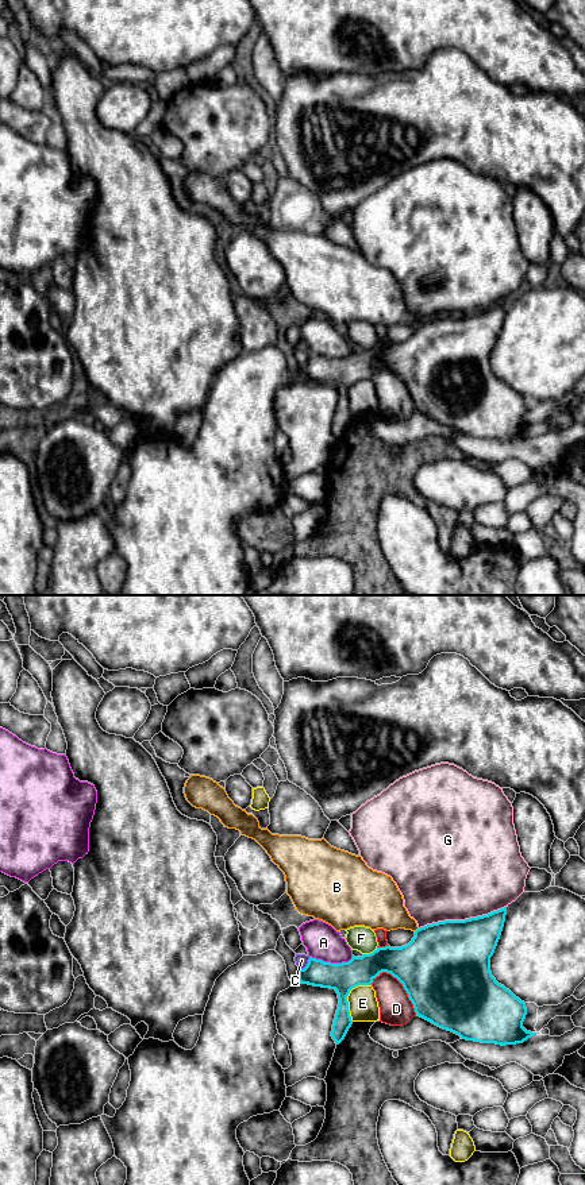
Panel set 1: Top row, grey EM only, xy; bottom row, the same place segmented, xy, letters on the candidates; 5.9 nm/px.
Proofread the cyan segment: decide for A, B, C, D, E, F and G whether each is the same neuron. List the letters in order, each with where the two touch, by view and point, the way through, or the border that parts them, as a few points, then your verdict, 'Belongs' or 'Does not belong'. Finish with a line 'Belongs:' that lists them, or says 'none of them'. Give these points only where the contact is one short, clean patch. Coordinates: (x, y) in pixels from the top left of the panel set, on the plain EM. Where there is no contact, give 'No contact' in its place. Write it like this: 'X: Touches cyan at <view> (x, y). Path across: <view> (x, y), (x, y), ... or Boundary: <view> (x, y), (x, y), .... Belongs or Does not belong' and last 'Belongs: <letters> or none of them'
A: Touches cyan at xy (330, 358). Does not belong
B: Touches cyan at xy (416, 325). Does not belong
C: Touches cyan at xy (307, 361). Boundary: xy (310, 352), (308, 358), (299, 365). Does not belong
D: Touches cyan at xy (401, 378). Does not belong
E: Touches cyan at xy (347, 390). Does not belong
F: Touches cyan at xy (370, 348). Does not belong
G: Touches cyan at xy (462, 316). Does not belong
Belongs: none of them

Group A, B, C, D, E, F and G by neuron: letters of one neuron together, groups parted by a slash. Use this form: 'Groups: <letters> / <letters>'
Groups: A / B / C / D / E / F / G

